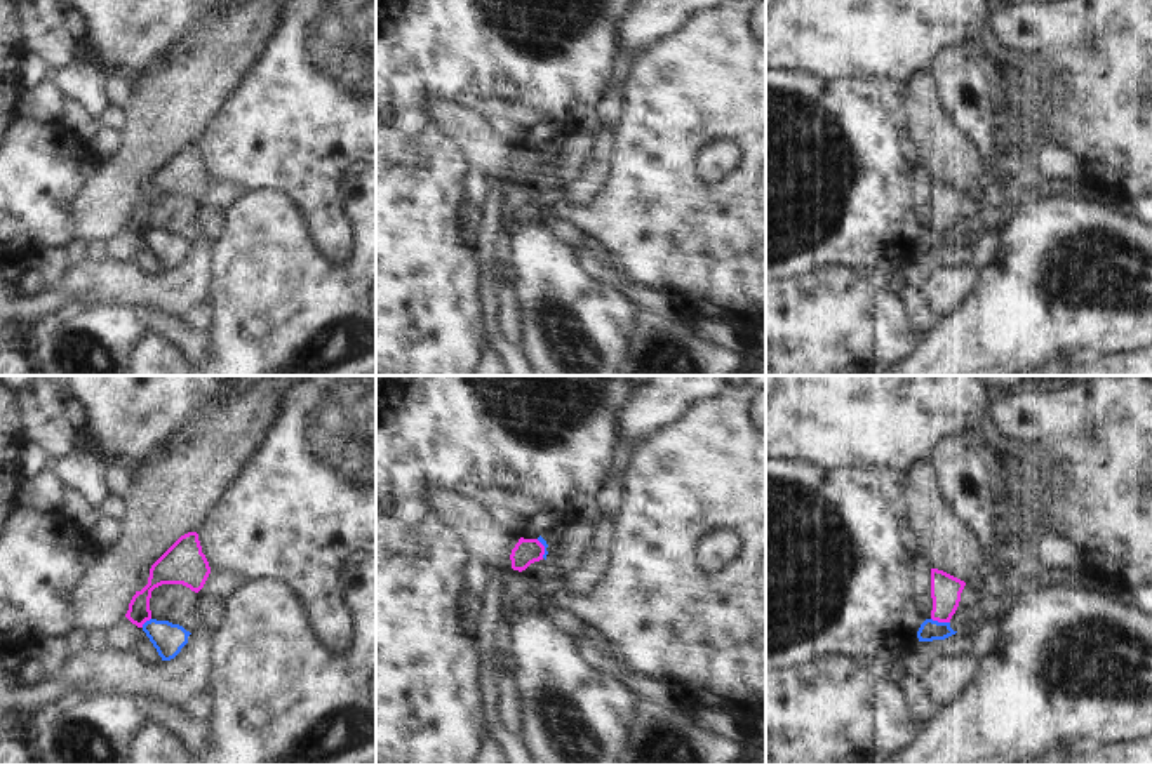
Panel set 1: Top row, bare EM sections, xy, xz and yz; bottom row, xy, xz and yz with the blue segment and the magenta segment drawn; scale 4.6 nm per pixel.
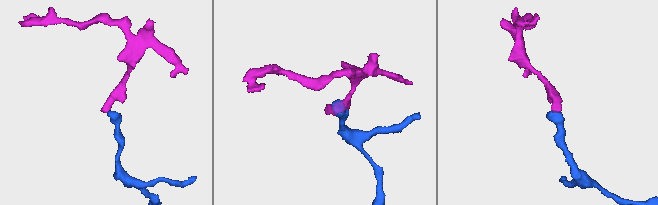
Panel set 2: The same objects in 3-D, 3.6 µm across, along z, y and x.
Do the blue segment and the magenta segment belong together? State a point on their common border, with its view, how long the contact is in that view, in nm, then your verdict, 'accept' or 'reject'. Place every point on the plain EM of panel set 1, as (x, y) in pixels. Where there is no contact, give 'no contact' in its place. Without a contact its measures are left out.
contact yz (940, 233); length 90 nm; reject

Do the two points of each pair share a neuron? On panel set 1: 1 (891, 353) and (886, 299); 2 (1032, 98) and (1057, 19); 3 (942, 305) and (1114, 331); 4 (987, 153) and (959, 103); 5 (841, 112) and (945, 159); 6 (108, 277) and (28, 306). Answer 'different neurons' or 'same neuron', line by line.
1: same neuron
2: different neurons
3: different neurons
4: same neuron
5: same neuron
6: same neuron

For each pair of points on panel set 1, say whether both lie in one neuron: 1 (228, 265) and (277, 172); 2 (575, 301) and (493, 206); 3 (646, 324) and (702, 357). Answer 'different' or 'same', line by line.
1: different
2: different
3: same

